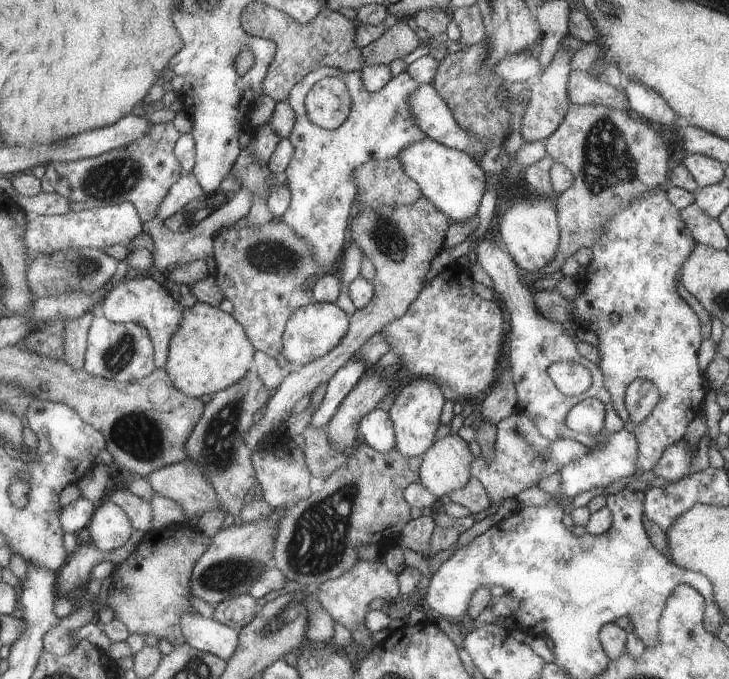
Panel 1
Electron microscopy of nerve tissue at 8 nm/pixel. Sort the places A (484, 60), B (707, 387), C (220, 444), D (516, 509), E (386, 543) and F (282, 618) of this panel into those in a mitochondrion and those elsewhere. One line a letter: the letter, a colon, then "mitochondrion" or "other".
A: mitochondrion
B: other
C: mitochondrion
D: other
E: other
F: mitochondrion

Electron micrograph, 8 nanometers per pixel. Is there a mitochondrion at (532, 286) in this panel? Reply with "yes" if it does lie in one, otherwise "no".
no

